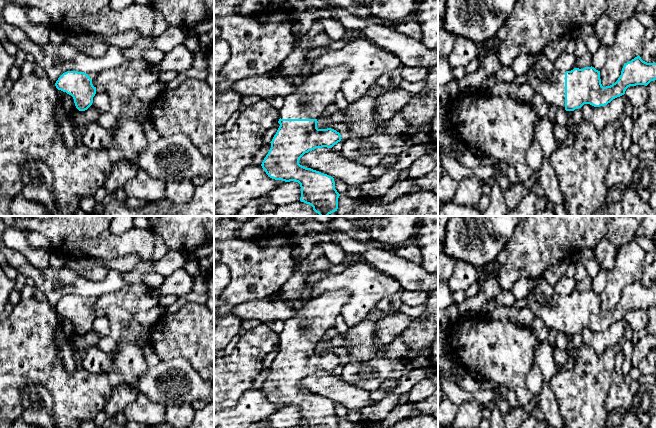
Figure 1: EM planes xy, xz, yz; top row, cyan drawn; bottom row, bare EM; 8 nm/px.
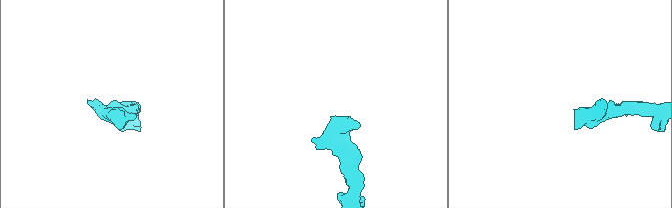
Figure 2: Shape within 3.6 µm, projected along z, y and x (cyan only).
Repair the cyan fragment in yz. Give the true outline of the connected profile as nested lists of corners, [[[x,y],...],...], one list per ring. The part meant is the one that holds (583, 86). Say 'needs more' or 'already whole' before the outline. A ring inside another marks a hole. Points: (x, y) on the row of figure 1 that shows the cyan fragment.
needs more; [[[543,53],[532,54],[539,57],[538,62],[532,67],[526,75],[528,84],[535,93],[540,94],[549,106],[564,108],[566,111],[574,111],[581,108],[584,104],[590,104],[594,107],[605,106],[613,99],[625,94],[630,86],[645,85],[656,80],[656,63],[647,63],[638,55],[631,61],[624,64],[621,75],[618,80],[610,86],[603,87],[600,79],[600,71],[594,67],[585,67],[583,69],[574,68],[571,71],[559,71],[555,68]]]

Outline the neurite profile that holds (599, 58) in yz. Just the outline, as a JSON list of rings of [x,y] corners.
[[[600,44],[598,51],[593,55],[592,67],[596,70],[600,71],[603,68],[607,59],[607,51],[608,47]]]

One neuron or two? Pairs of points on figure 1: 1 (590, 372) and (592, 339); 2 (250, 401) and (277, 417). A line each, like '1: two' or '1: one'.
1: two
2: two

